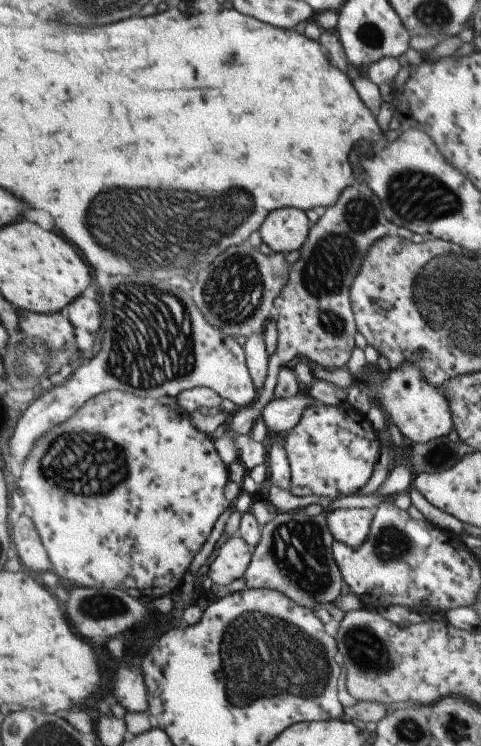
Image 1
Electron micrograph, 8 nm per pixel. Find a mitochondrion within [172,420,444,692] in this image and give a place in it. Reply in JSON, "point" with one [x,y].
{"point":[297,552]}

